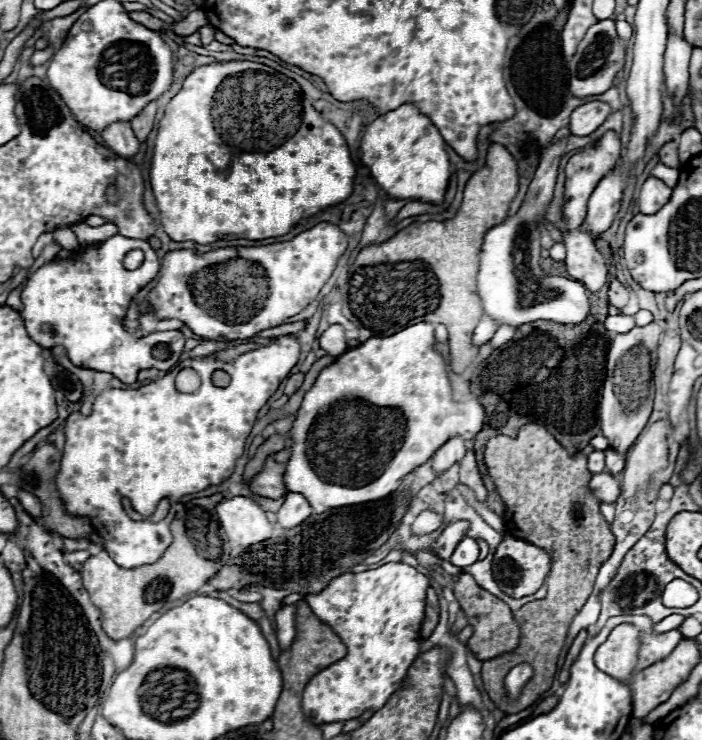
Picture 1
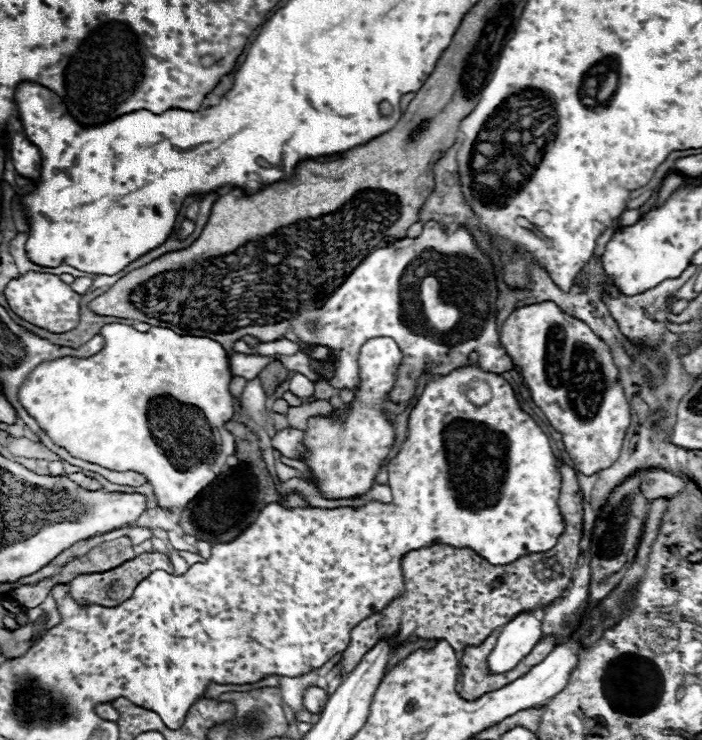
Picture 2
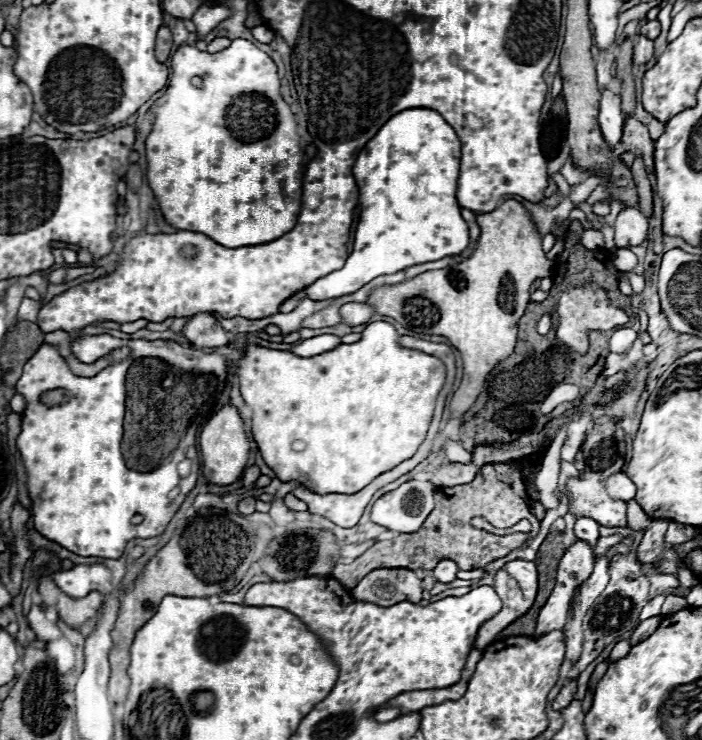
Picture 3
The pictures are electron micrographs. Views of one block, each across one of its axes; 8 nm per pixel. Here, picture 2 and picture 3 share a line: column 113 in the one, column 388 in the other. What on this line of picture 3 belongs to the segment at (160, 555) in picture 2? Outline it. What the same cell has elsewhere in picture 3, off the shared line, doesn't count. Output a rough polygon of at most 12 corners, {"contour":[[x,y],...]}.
{"contour":[[408,568],[372,570],[350,594],[394,606],[422,600]]}

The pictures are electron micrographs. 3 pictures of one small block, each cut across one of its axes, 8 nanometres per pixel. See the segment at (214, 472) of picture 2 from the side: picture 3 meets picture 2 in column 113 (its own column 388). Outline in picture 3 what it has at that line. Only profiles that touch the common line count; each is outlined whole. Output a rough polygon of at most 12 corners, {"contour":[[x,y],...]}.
{"contour":[[392,324],[312,358],[244,344],[280,480],[354,494],[414,456],[446,366]]}

